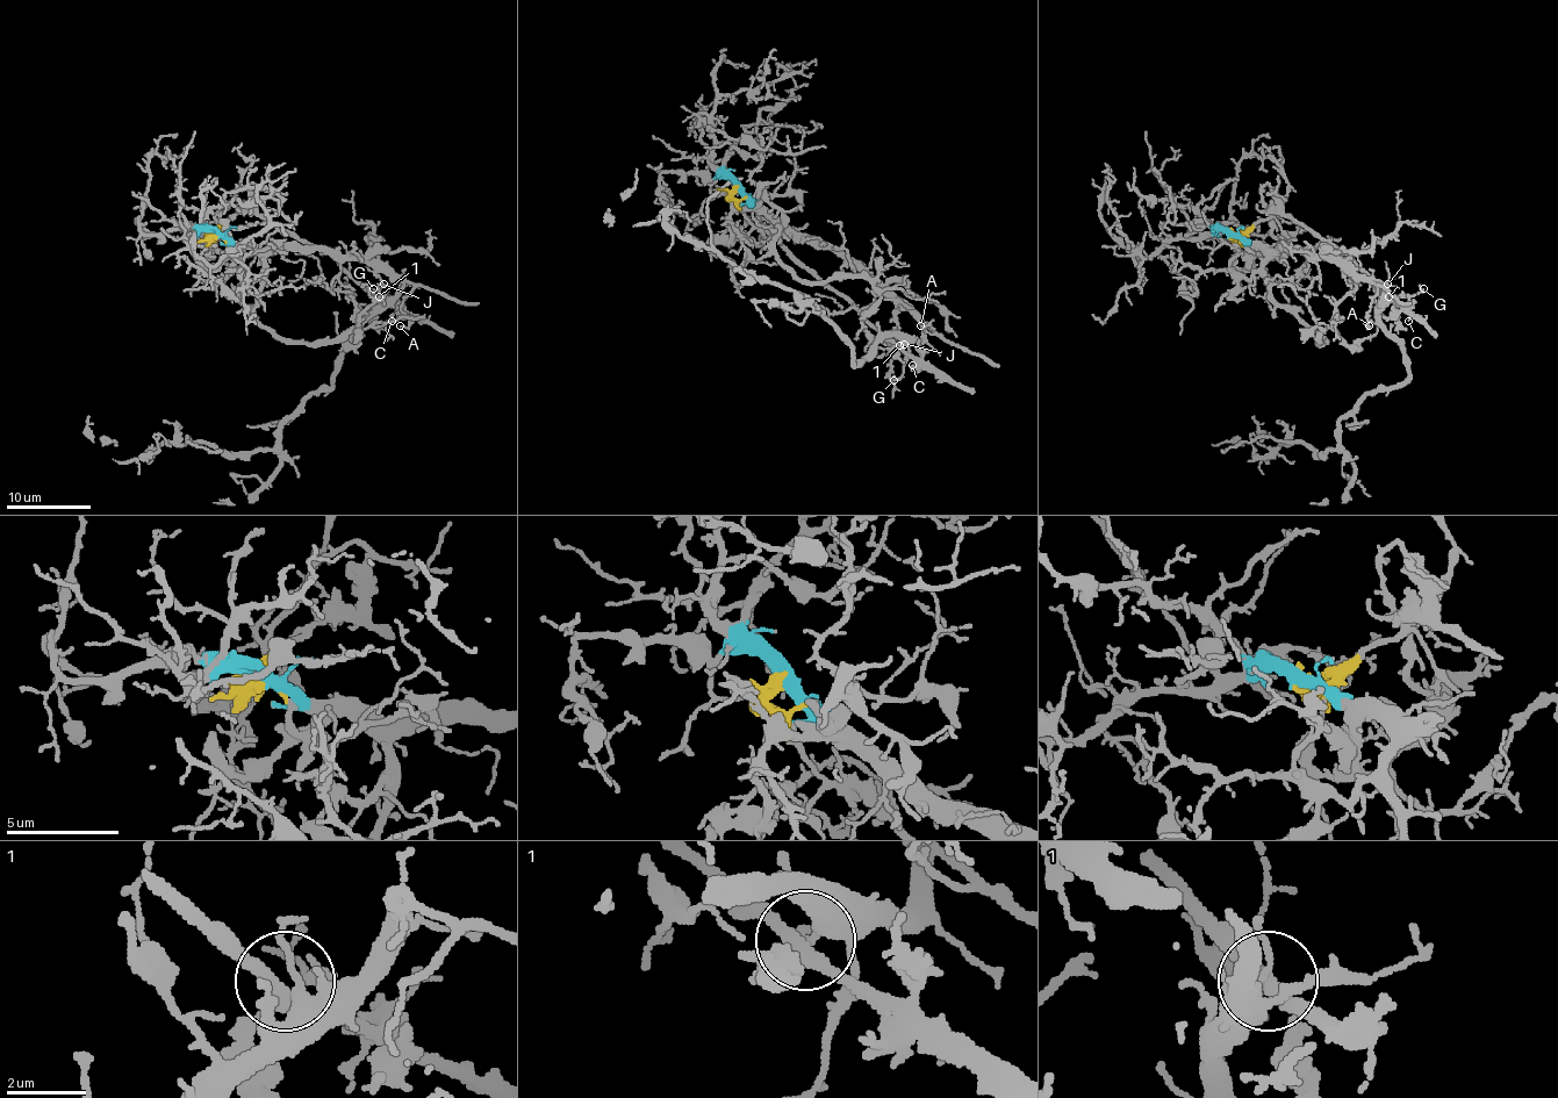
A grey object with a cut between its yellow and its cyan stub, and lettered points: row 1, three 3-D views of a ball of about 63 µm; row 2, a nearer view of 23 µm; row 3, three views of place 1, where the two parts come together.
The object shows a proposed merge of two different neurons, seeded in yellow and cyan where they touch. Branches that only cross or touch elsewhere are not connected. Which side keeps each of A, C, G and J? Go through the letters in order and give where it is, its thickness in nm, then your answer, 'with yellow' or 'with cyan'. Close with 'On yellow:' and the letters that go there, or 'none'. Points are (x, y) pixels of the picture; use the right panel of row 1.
A: place (1369, 325); calibre 90 nm; with cyan
C: place (1408, 321); calibre 150 nm; with yellow
G: place (1423, 288); calibre 120 nm; with cyan
J: place (1387, 284); calibre 150 nm; with cyan
On yellow: C

